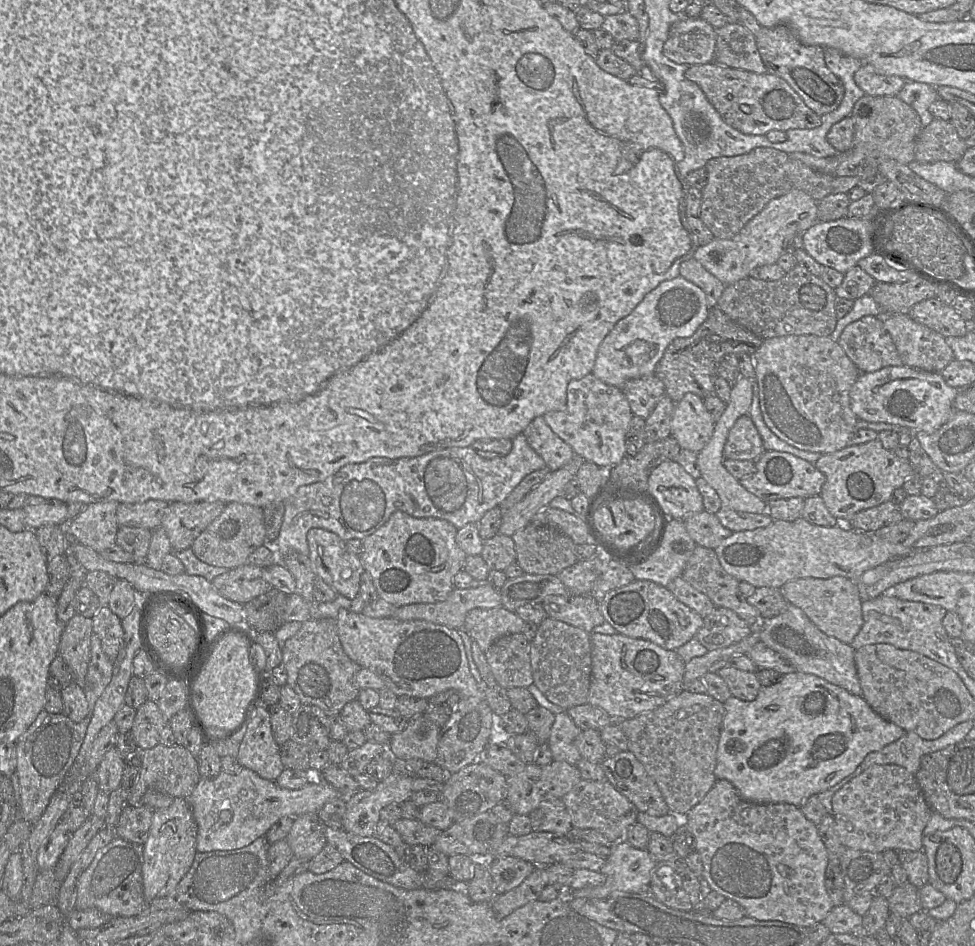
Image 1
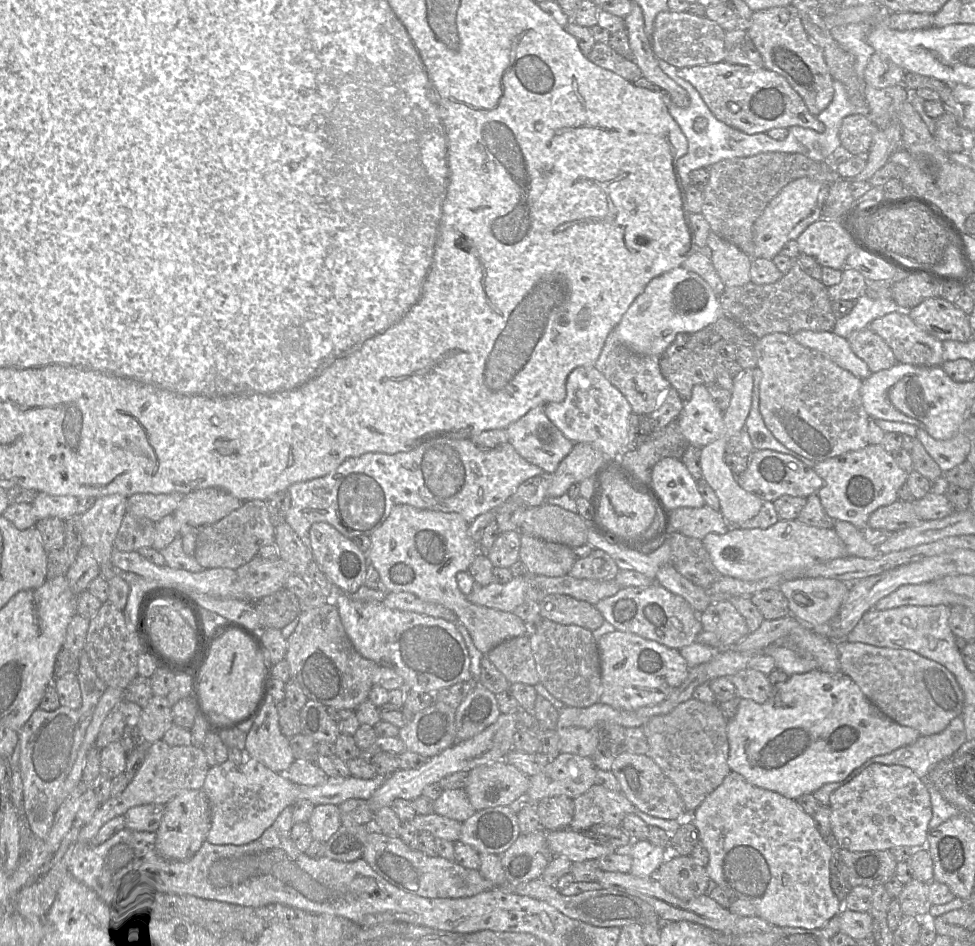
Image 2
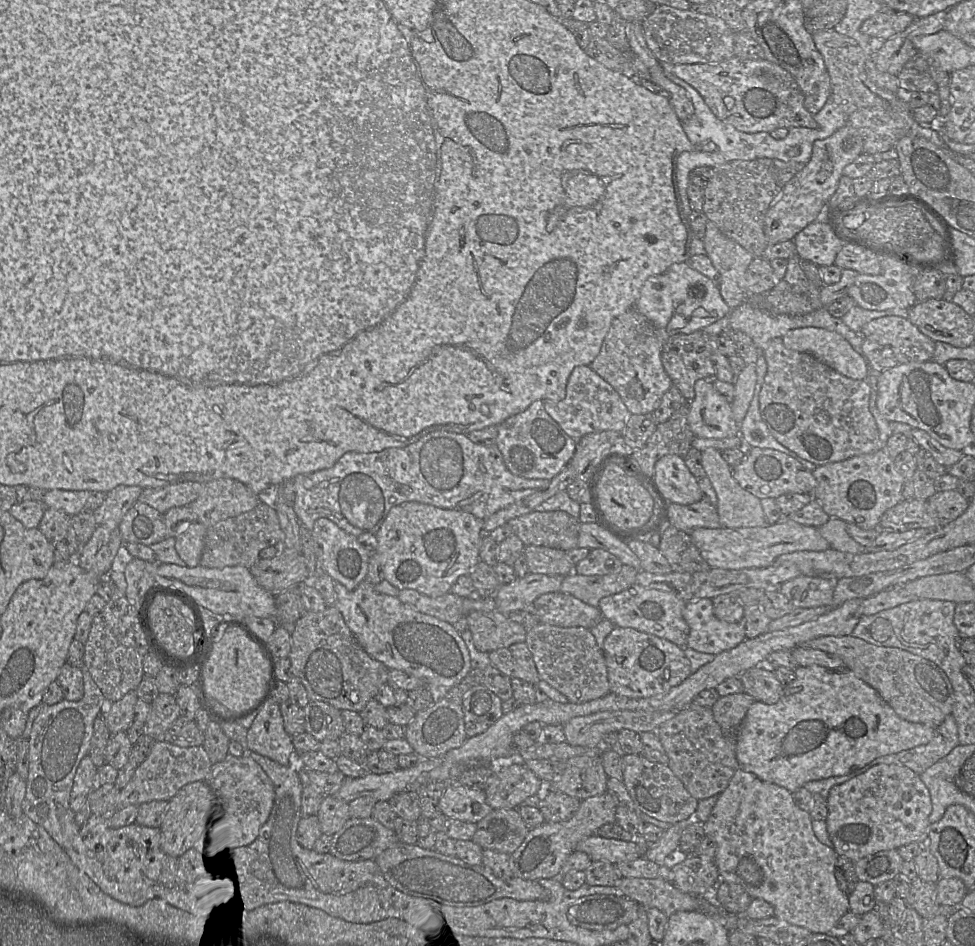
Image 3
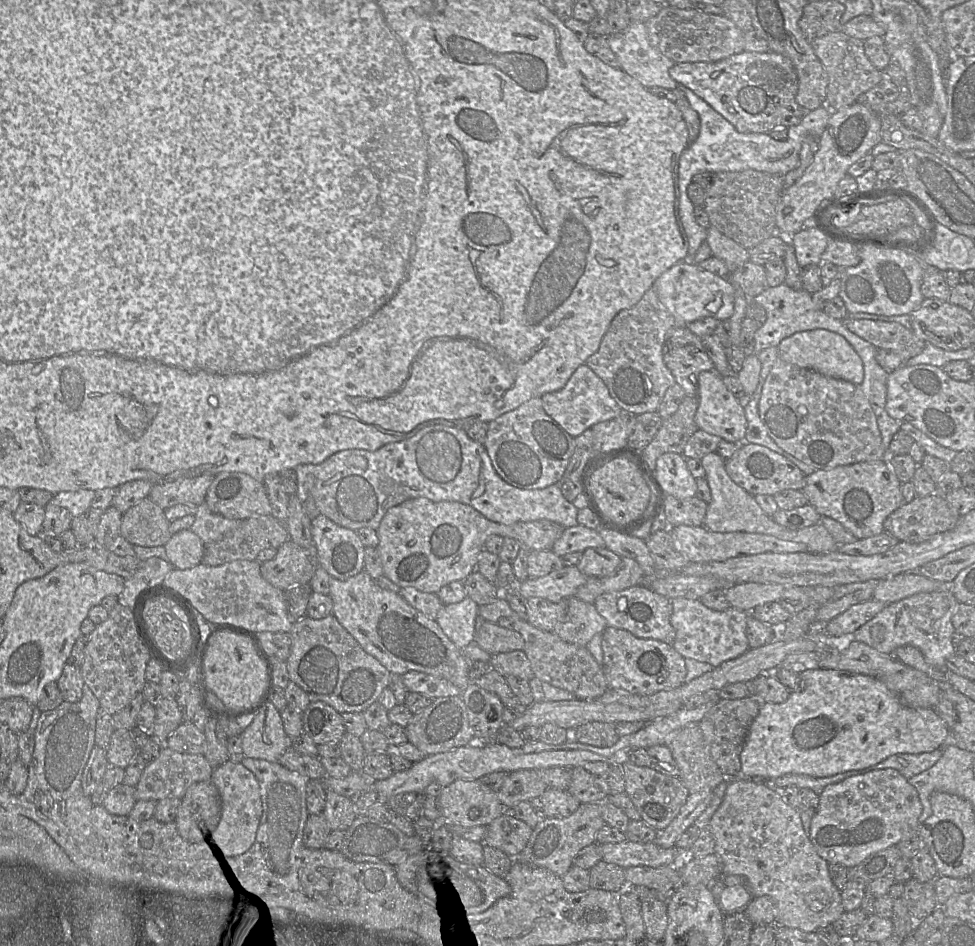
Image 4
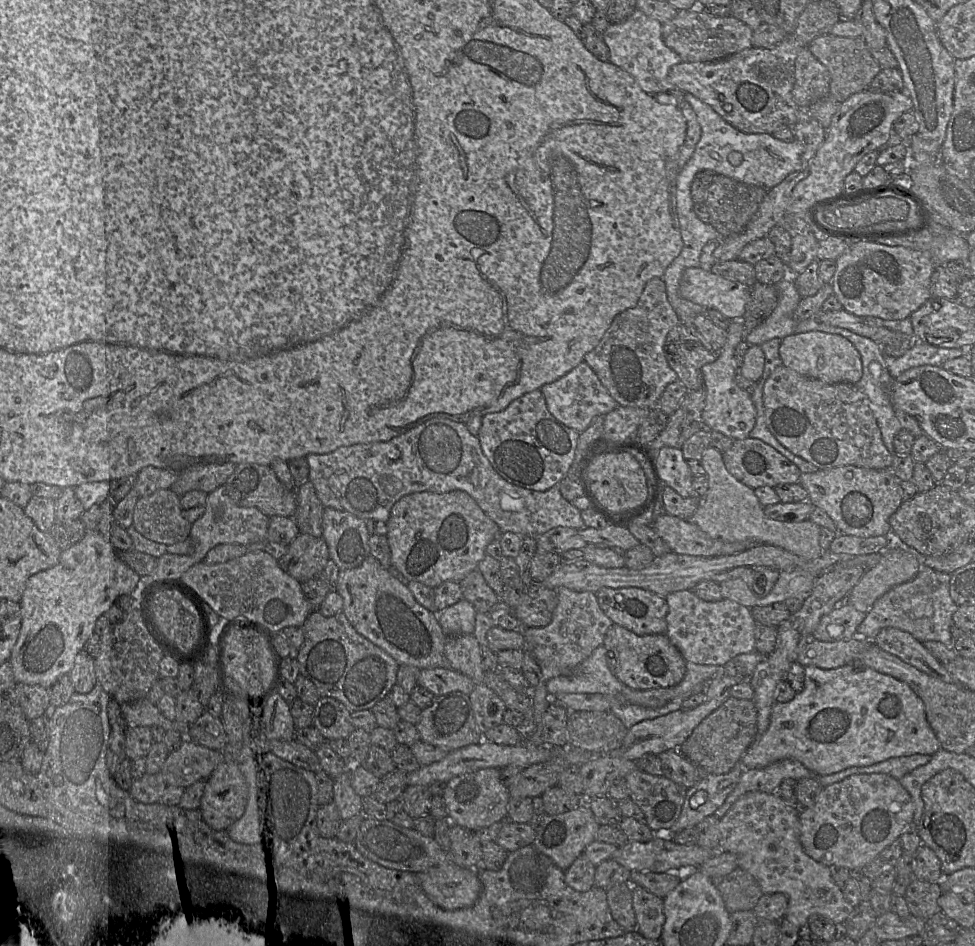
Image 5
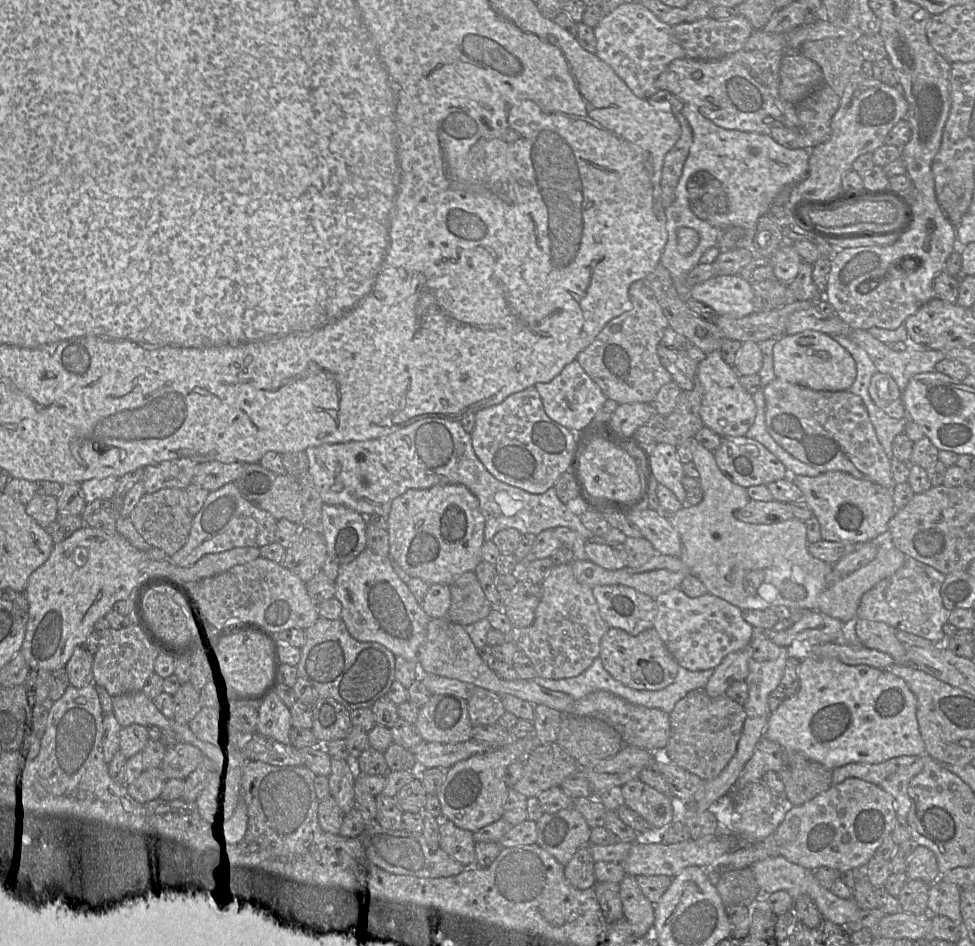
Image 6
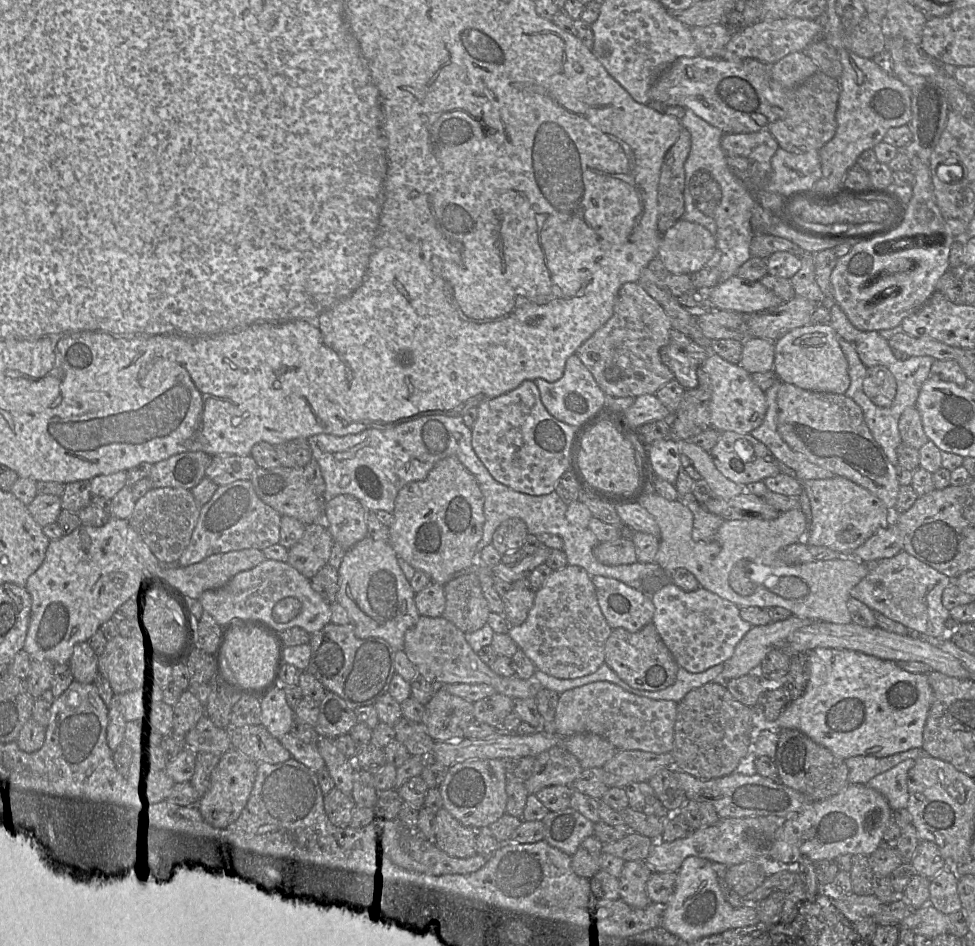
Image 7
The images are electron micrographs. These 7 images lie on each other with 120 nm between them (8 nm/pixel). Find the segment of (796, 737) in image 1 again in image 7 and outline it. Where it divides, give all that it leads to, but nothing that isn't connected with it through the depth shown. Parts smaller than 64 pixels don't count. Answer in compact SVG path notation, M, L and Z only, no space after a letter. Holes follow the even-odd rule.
M815 648L807 653L809 678L804 693L789 702L773 727L797 729L837 757L888 757L913 748L922 748L923 731L933 702L927 673L911 673L892 660L884 660L848 649Z

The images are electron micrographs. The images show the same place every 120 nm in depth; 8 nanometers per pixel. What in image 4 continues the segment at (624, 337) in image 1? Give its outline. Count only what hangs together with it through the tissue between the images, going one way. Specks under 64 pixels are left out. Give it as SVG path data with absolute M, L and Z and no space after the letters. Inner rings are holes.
M695 263L673 265L656 279L652 288L674 317L675 326L686 326L690 322L707 317L725 321L729 320L734 312L736 286L729 278L717 276Z

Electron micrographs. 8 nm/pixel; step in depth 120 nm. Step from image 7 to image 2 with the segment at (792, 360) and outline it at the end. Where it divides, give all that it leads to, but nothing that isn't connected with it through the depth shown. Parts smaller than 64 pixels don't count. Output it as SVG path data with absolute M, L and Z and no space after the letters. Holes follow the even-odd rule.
M802 330L792 337L799 344L825 354L838 366L860 379L865 379L871 373L867 364L852 351L847 338L836 335L833 331Z

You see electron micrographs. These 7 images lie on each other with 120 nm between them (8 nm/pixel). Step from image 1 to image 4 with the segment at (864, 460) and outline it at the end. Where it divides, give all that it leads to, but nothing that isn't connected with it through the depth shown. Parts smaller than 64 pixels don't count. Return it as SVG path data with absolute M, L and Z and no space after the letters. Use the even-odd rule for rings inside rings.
M888 457L885 460L876 461L862 461L848 465L839 465L830 469L819 469L815 470L813 473L805 476L805 485L802 489L803 493L808 499L808 503L812 505L816 511L821 516L828 516L836 521L838 521L845 529L850 531L857 539L866 538L880 534L884 531L883 523L884 520L891 514L895 509L897 509L902 503L904 503L902 491L901 491L901 481L898 479L893 469L888 463Z

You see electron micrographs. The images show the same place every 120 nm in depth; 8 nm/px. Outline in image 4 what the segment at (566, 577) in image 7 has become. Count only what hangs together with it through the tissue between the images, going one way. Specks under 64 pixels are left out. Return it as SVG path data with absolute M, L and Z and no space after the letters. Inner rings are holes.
M571 596L565 621L557 624L552 632L565 642L586 646L595 634L603 632L606 627L606 620L593 603Z

